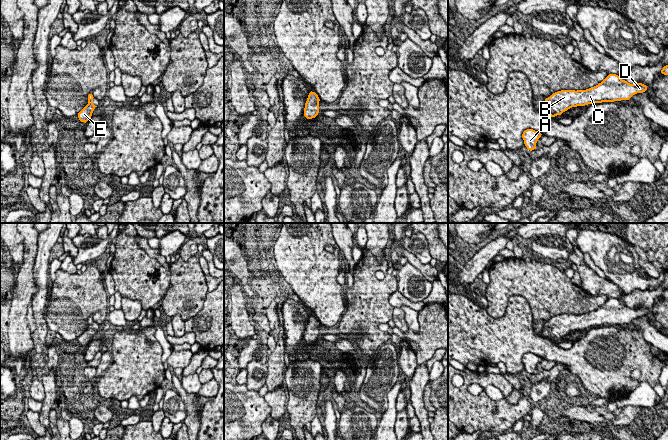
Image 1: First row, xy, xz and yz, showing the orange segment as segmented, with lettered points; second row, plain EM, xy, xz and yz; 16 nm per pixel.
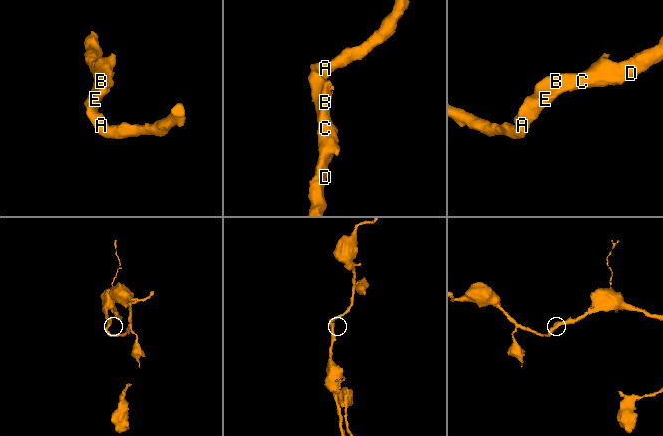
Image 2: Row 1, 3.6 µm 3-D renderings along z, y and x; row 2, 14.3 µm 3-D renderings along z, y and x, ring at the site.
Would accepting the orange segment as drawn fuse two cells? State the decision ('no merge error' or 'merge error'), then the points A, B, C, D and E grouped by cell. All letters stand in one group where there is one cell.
no merge error; A B C D E

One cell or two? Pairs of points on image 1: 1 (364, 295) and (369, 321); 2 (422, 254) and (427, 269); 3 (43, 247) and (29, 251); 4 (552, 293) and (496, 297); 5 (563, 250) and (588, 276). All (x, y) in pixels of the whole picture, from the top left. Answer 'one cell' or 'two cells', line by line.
1: one cell
2: two cells
3: two cells
4: one cell
5: two cells

